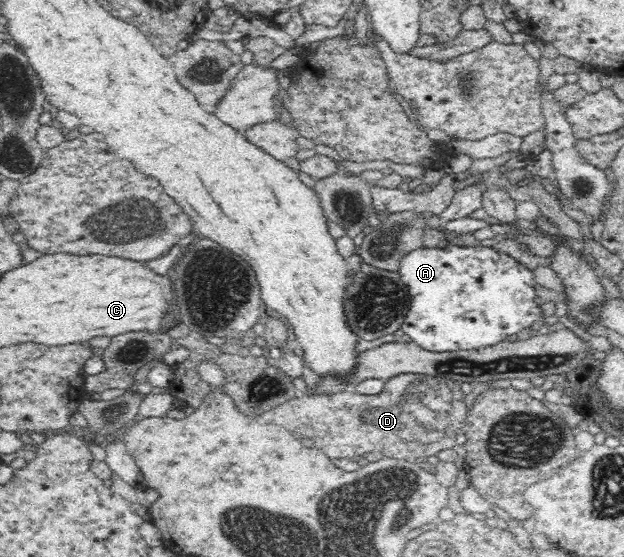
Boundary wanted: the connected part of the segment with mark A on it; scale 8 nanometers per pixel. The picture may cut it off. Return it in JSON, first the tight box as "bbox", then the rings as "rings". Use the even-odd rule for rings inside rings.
{"bbox":[397,246,544,353],"rings":[[[424,246],[406,253],[400,260],[397,272],[411,297],[410,309],[407,309],[401,329],[424,350],[442,353],[489,348],[498,342],[515,338],[515,334],[522,329],[544,319],[542,309],[534,302],[534,286],[537,283],[533,270],[496,247]]]}

